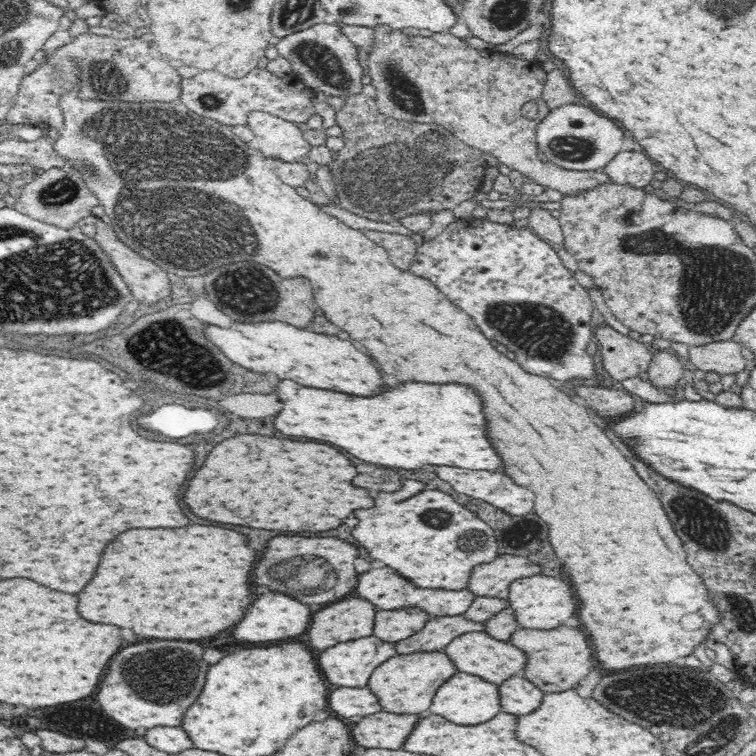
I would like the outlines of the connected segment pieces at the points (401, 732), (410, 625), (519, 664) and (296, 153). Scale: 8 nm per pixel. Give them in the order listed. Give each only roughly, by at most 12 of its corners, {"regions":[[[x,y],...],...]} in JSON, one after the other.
{"regions":[[[376,712],[352,730],[366,748],[400,748],[424,714]],[[422,608],[380,610],[374,636],[398,642],[428,621]],[[485,630],[443,648],[460,672],[502,684],[528,656]],[[250,111],[251,145],[266,158],[294,161],[311,146],[294,122]]]}

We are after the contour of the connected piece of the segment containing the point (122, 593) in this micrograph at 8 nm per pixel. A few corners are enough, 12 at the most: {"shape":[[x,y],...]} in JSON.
{"shape":[[220,526],[122,532],[90,622],[200,640],[240,622],[256,560]]}

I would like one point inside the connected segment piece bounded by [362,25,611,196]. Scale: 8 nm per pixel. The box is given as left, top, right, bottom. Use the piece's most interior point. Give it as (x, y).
(483, 97)

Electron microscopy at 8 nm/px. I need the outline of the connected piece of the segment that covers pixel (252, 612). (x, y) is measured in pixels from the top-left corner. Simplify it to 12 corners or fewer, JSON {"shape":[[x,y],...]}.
{"shape":[[280,592],[252,602],[234,628],[240,642],[300,636],[312,612]]}

